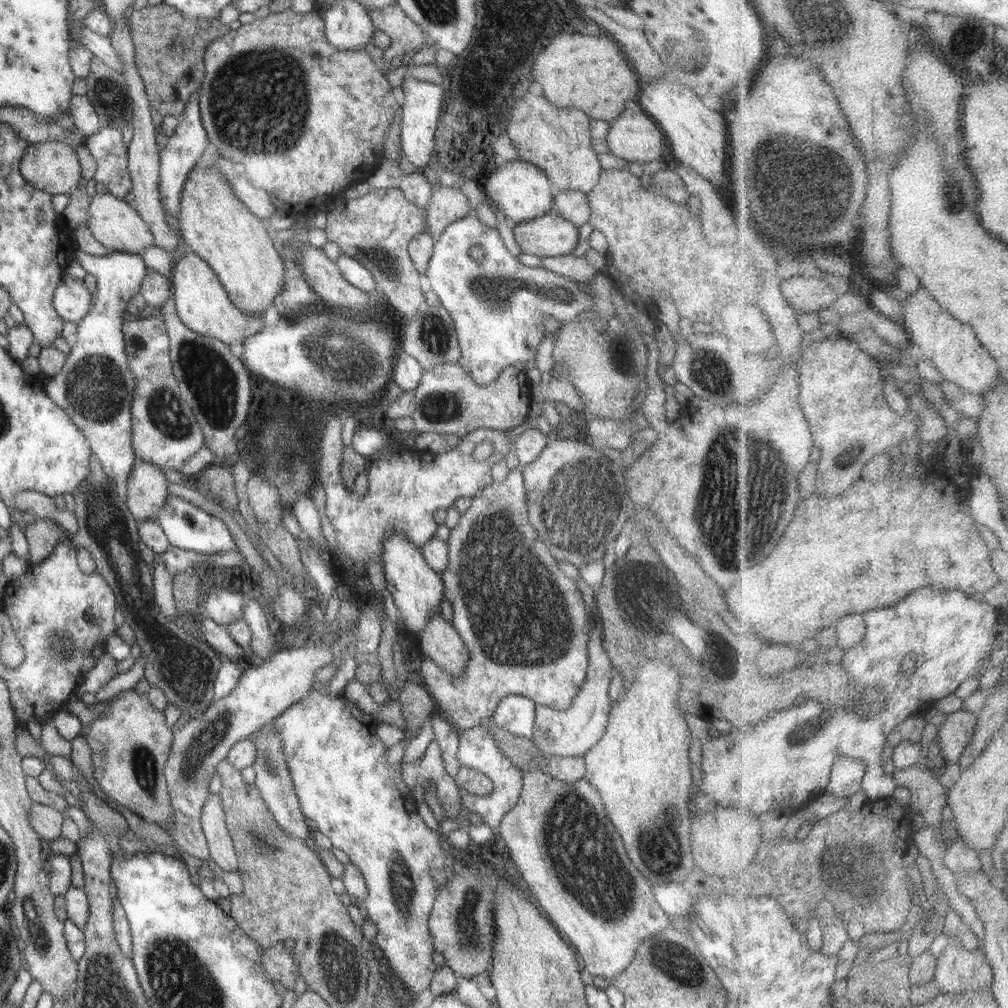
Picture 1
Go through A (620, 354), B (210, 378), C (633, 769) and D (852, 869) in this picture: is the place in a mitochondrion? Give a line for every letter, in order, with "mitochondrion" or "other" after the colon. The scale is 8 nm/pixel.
A: mitochondrion
B: mitochondrion
C: other
D: mitochondrion

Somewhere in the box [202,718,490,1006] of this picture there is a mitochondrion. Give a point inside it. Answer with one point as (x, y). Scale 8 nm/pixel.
(341, 967)

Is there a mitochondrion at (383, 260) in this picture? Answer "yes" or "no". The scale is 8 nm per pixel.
yes

